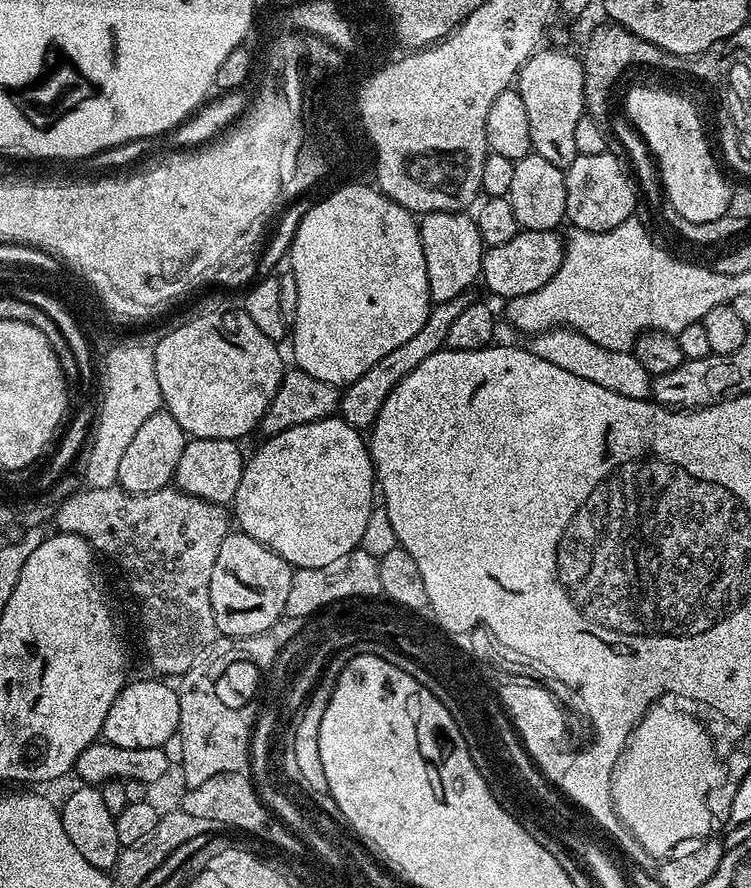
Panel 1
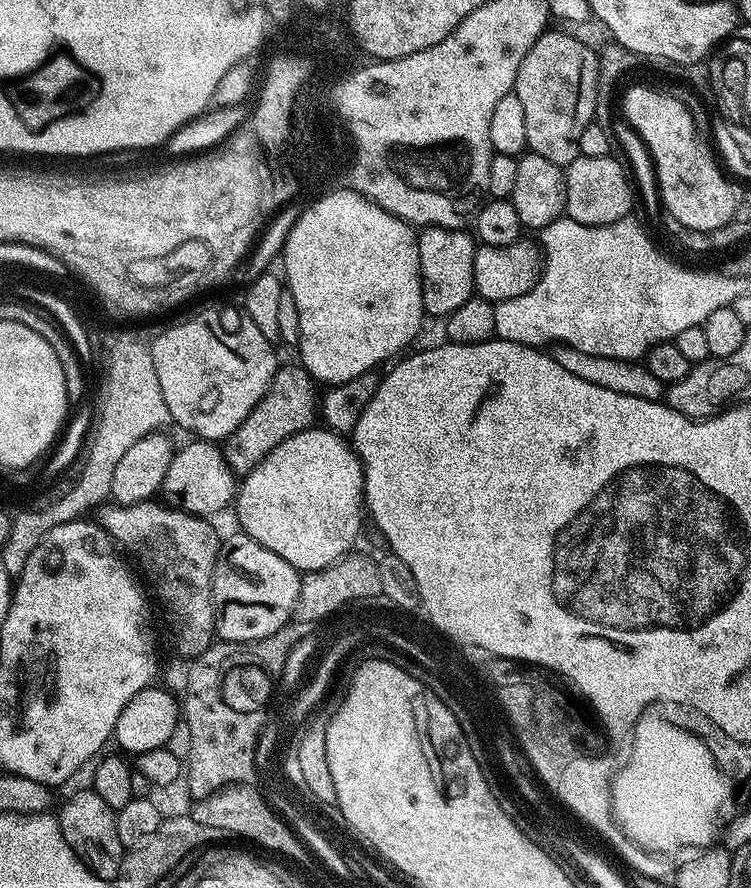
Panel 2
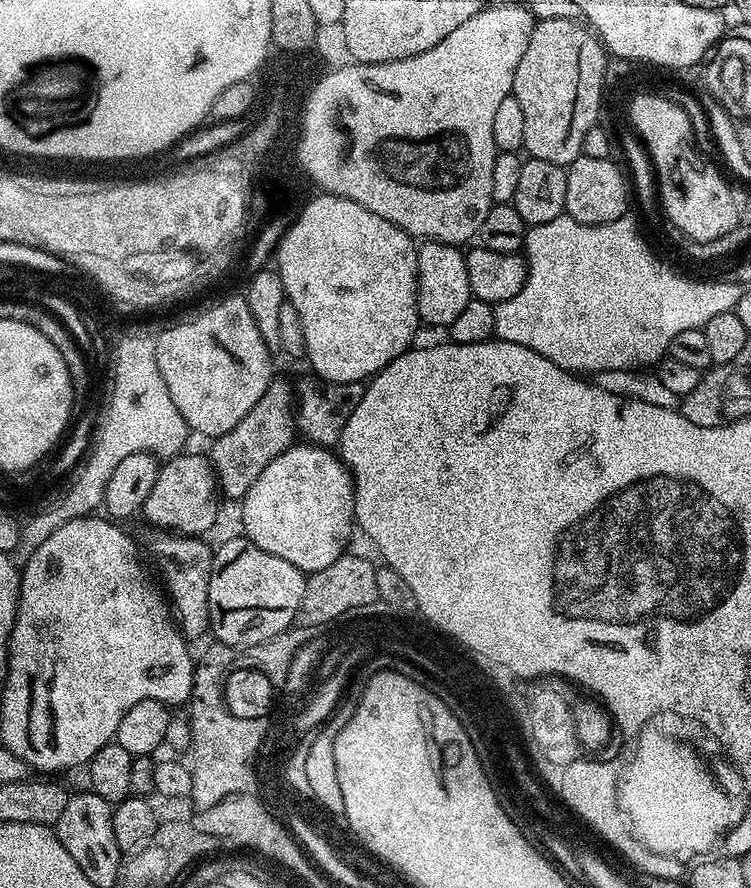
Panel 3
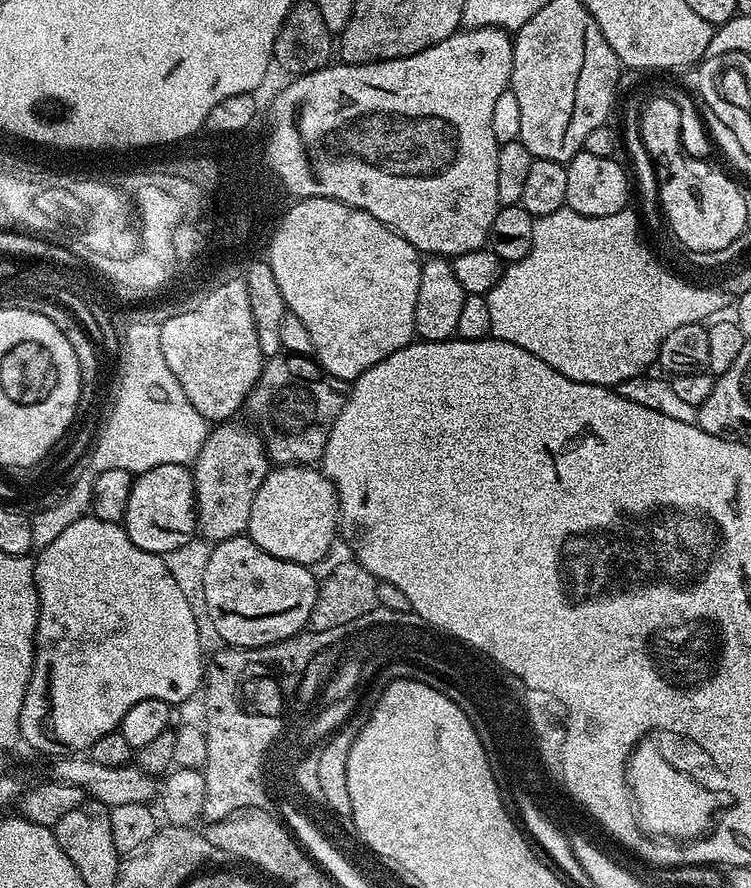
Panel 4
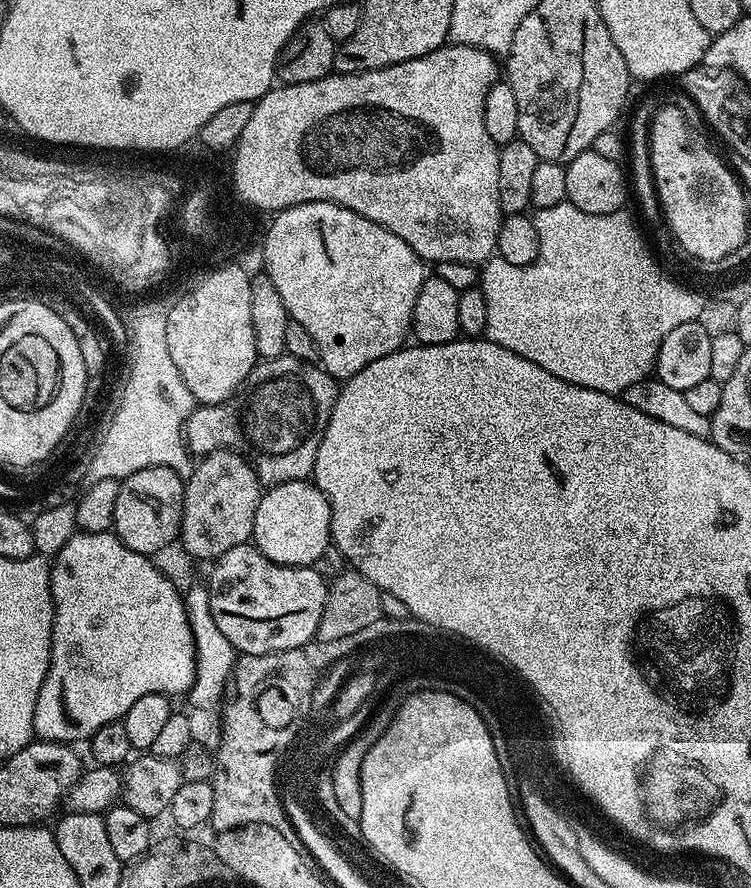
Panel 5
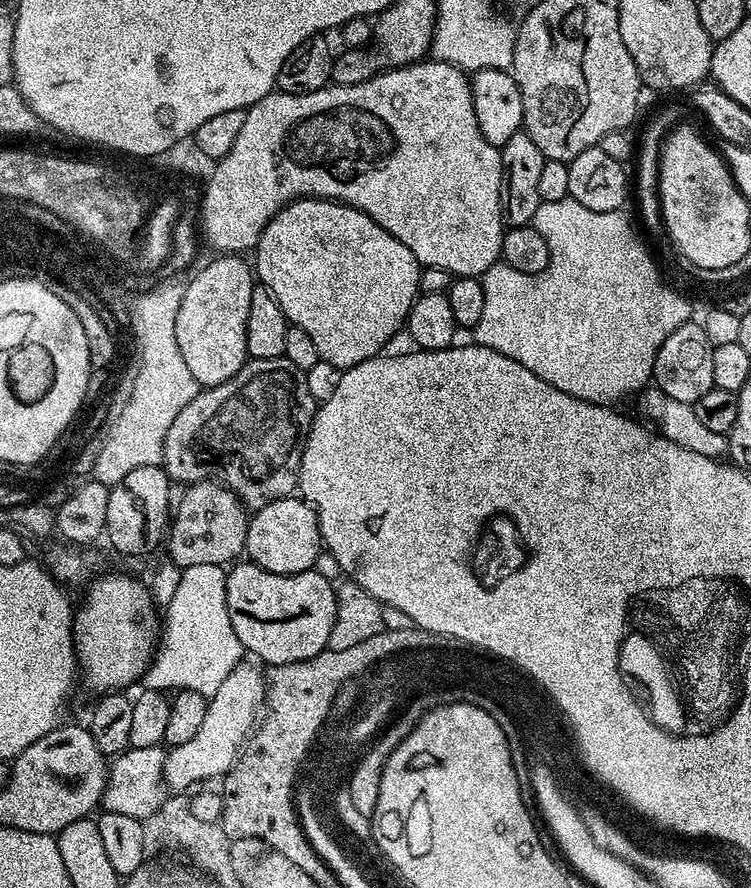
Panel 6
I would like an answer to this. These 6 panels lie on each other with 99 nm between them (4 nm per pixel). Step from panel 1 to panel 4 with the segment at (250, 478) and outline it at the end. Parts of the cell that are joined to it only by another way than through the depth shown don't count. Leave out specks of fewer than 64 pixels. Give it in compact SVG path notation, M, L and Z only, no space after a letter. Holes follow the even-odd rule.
M286 464L273 467L262 486L258 486L246 535L266 550L266 554L274 554L274 558L316 566L331 550L332 539L335 536L337 539L339 519L340 502L336 499L336 488L323 471L316 466Z

